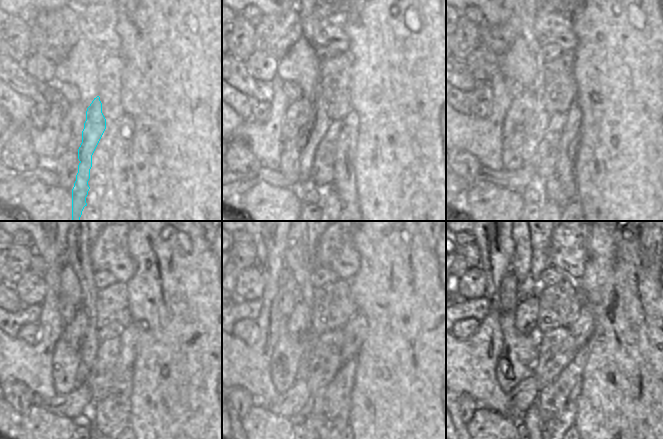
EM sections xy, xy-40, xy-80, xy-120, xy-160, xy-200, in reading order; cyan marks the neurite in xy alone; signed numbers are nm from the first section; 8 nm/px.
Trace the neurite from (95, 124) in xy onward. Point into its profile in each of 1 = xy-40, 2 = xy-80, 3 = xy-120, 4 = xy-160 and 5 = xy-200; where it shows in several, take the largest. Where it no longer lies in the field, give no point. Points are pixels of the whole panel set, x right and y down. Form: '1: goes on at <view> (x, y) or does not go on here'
1: goes on at xy-40 (311, 134)
2: goes on at xy-80 (535, 129)
3: goes on at xy-120 (78, 243)
4: goes on at xy-160 (296, 257)
5: goes on at xy-200 (522, 258)

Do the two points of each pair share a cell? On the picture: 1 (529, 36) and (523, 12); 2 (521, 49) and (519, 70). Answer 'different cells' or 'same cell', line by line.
1: same cell
2: same cell

